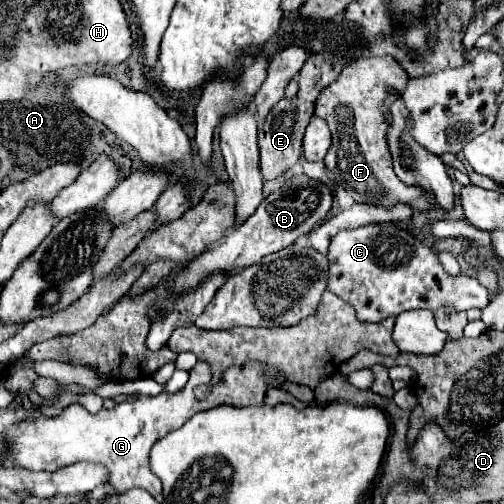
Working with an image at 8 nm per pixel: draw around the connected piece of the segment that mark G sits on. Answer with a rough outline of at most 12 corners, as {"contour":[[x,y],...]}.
{"contour":[[196,362],[176,394],[10,426],[16,466],[108,470],[162,502],[152,446],[202,410],[260,406],[268,370]]}

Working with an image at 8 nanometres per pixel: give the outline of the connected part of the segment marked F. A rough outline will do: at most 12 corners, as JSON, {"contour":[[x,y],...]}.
{"contour":[[394,56],[350,62],[316,100],[324,158],[356,202],[428,210],[388,154]]}

